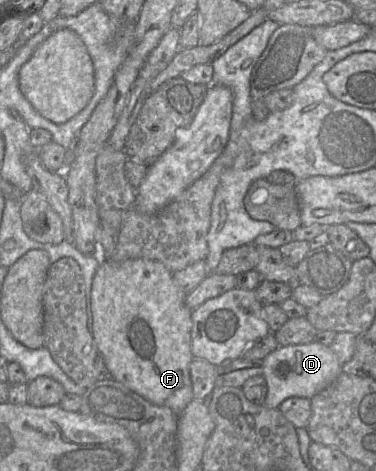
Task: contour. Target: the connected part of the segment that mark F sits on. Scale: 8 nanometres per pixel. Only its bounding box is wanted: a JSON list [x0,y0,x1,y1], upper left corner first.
[91,259,194,416]

